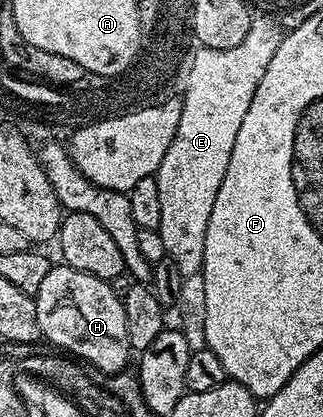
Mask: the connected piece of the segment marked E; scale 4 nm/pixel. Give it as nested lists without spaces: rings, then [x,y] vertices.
[[[252,26],[249,36],[245,36],[245,40],[233,48],[199,48],[196,51],[191,72],[185,76],[185,89],[181,94],[181,124],[177,126],[177,136],[173,136],[173,144],[169,144],[169,152],[165,152],[165,160],[161,160],[159,172],[154,175],[157,192],[161,192],[161,224],[158,228],[161,244],[165,244],[166,257],[177,264],[177,272],[181,272],[184,278],[198,274],[203,269],[205,232],[209,228],[209,216],[213,213],[213,200],[217,200],[221,180],[225,180],[225,168],[229,168],[229,156],[233,156],[233,140],[237,140],[241,120],[245,120],[245,112],[249,112],[249,104],[253,104],[253,92],[257,92],[257,84],[261,84],[265,68],[269,68],[269,60],[263,58],[265,54],[255,54],[255,29]]]

